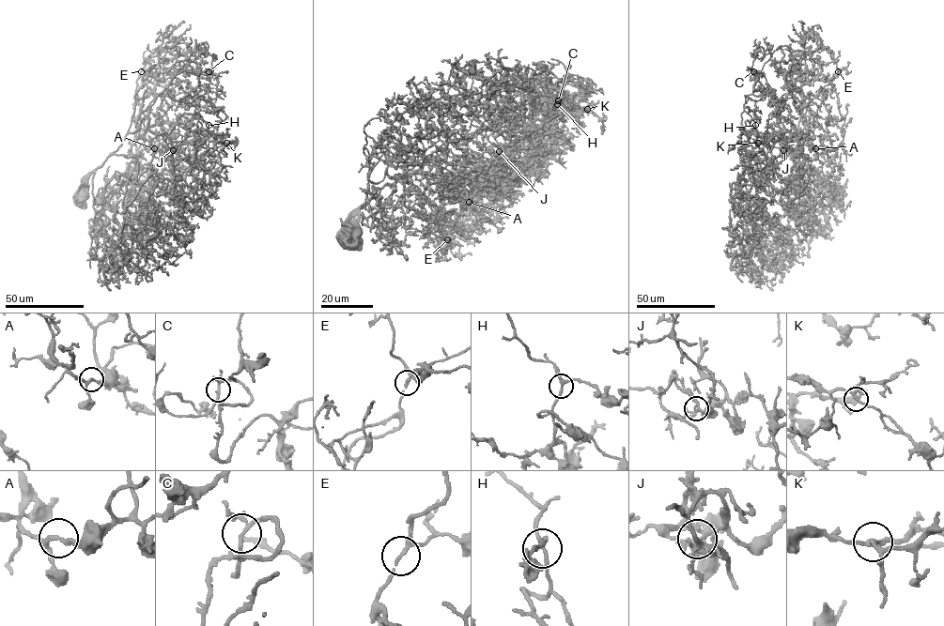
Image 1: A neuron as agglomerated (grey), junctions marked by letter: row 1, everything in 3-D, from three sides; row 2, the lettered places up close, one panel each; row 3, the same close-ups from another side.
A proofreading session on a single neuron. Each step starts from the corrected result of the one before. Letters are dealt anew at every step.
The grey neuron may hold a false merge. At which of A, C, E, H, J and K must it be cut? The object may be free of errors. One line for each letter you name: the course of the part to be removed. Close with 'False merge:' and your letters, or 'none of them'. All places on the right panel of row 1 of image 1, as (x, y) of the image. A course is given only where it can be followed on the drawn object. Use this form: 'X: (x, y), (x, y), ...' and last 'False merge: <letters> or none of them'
False merge: none of them

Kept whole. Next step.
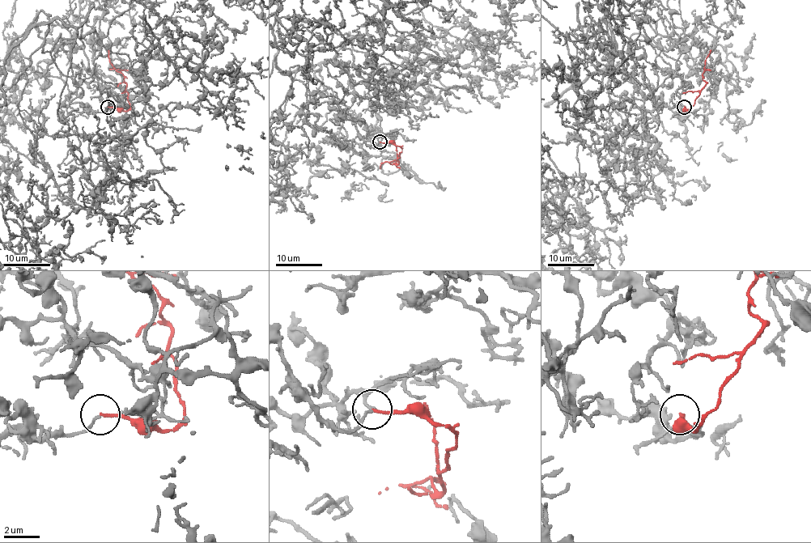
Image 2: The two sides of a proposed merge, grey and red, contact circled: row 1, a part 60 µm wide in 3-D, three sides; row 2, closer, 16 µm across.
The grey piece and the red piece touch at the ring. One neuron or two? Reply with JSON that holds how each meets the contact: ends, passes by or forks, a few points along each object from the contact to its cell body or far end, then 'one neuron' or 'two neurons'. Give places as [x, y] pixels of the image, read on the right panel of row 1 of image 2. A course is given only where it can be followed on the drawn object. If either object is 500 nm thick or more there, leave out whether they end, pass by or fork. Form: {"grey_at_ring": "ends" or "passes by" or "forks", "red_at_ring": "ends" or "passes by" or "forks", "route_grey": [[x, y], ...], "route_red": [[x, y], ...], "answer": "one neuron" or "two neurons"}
{"grey_at_ring": "ends", "red_at_ring": "ends", "route_grey": [[685, 107], [654, 101], [607, 23], [609, 62], [546, 104], [588, 99], [651, 11], [714, 83]], "route_red": [[685, 107], [688, 110], [693, 106], [706, 83], [702, 76], [704, 62], [711, 49]], "answer": "two neurons"}

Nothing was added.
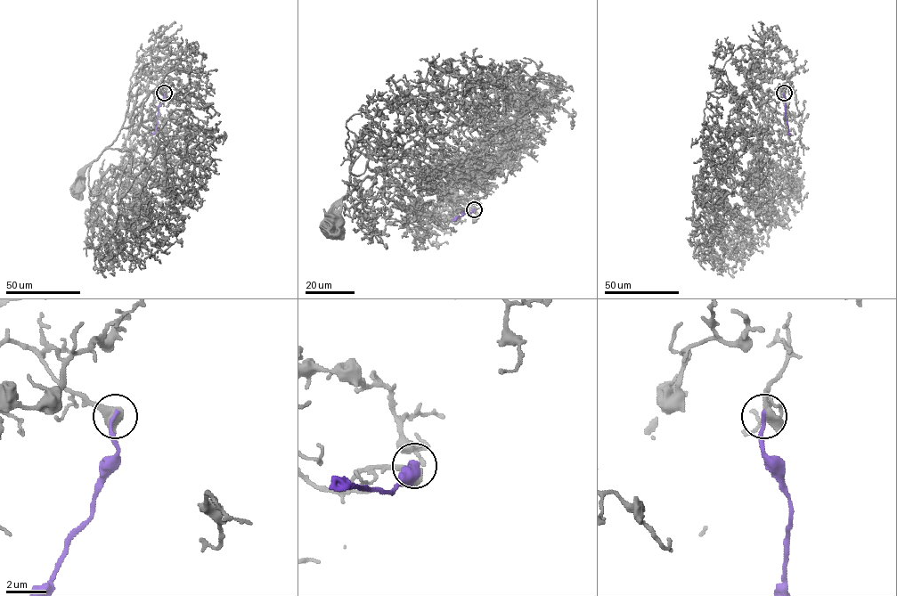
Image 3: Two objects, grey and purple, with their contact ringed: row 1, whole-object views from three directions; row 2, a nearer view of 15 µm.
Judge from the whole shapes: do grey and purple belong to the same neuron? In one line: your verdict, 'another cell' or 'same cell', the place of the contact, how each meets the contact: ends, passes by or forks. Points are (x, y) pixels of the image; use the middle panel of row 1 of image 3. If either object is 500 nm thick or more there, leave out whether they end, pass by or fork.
another cell; place (474, 209)

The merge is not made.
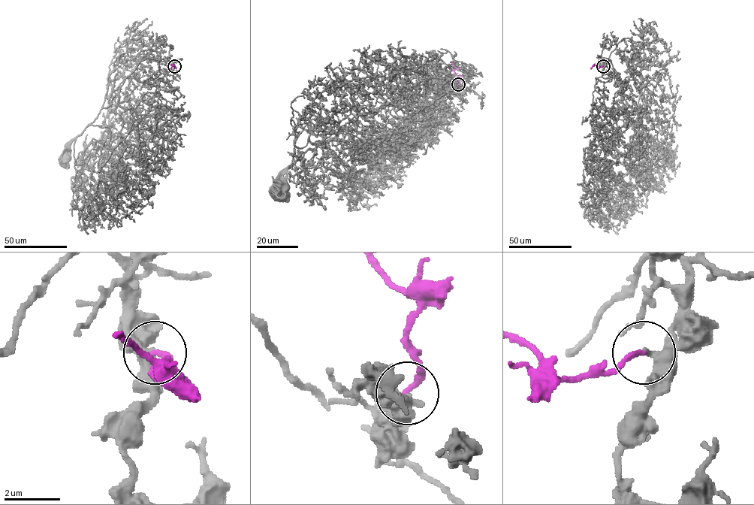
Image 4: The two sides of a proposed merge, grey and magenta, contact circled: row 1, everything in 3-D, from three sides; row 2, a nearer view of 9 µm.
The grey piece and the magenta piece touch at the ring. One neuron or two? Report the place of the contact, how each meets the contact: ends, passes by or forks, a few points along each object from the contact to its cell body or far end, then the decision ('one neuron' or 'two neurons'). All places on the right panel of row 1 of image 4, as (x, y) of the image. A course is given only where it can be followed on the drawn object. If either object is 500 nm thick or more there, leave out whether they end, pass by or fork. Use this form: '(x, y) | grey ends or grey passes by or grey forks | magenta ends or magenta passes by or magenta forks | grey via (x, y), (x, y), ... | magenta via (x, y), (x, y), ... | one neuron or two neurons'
(603, 66) | grey ends | magenta ends | grey via (603, 65), (604, 58), (598, 59), (606, 58), (619, 77), (622, 96), (637, 108), (643, 131), (666, 158) | magenta via (603, 66), (594, 65), (590, 68) | one neuron

